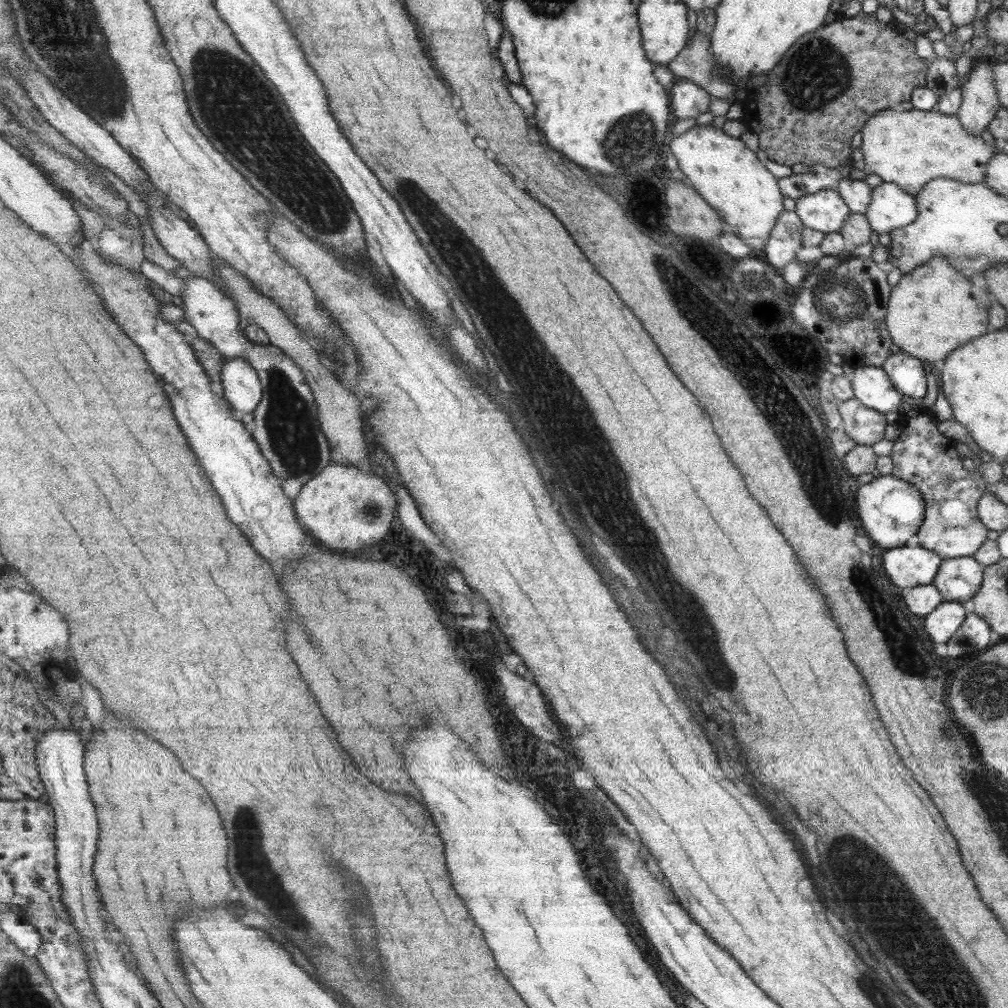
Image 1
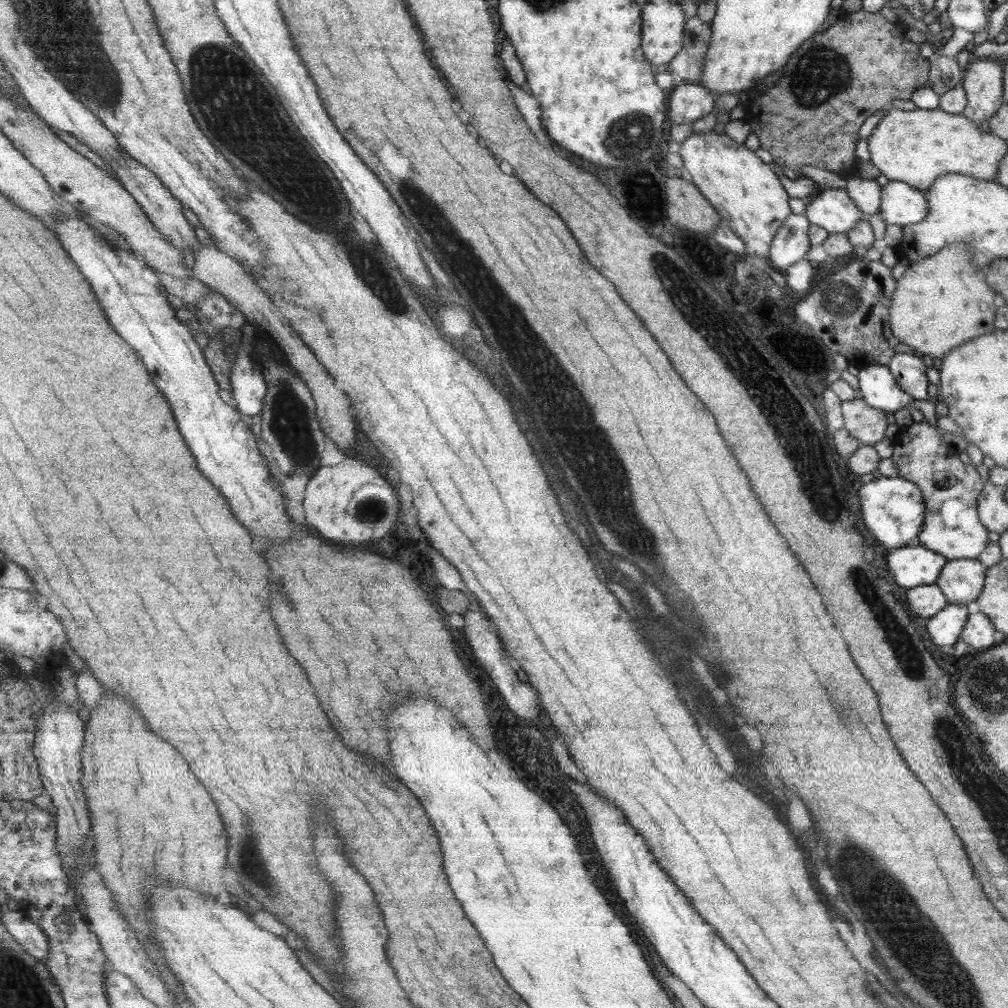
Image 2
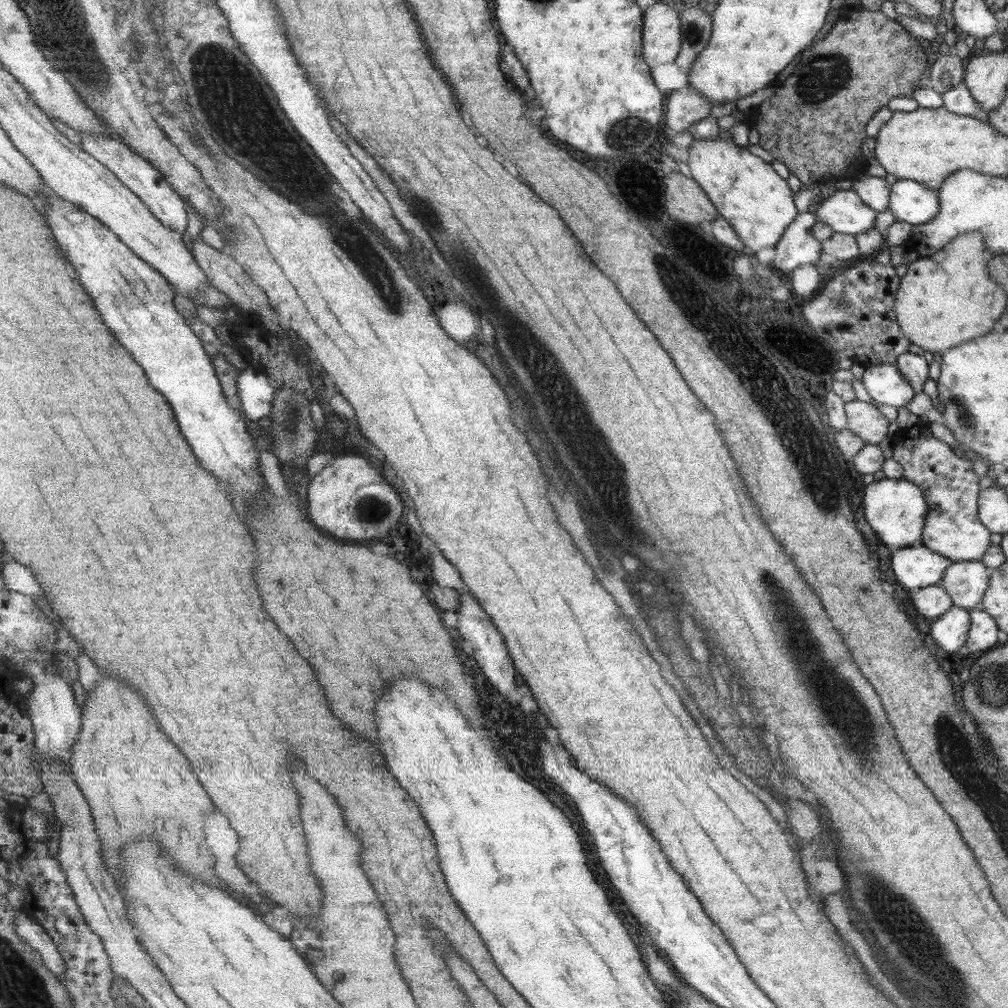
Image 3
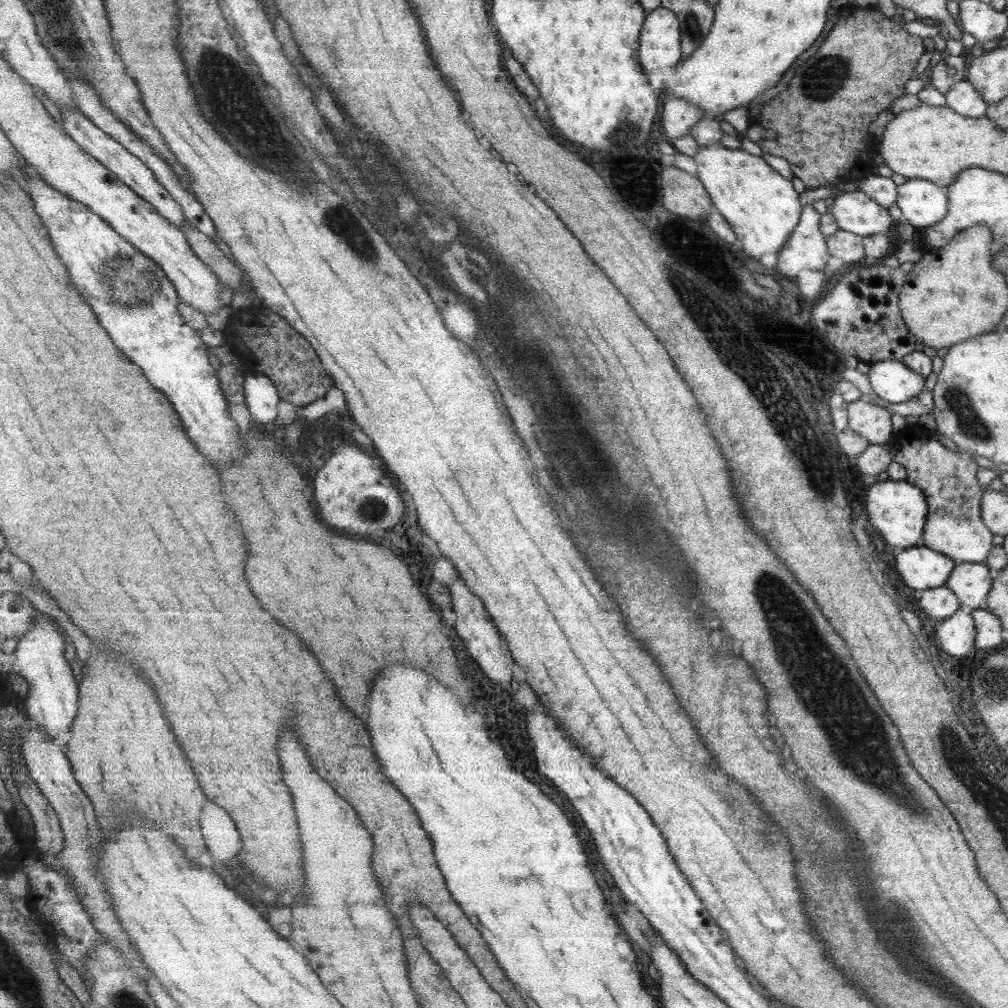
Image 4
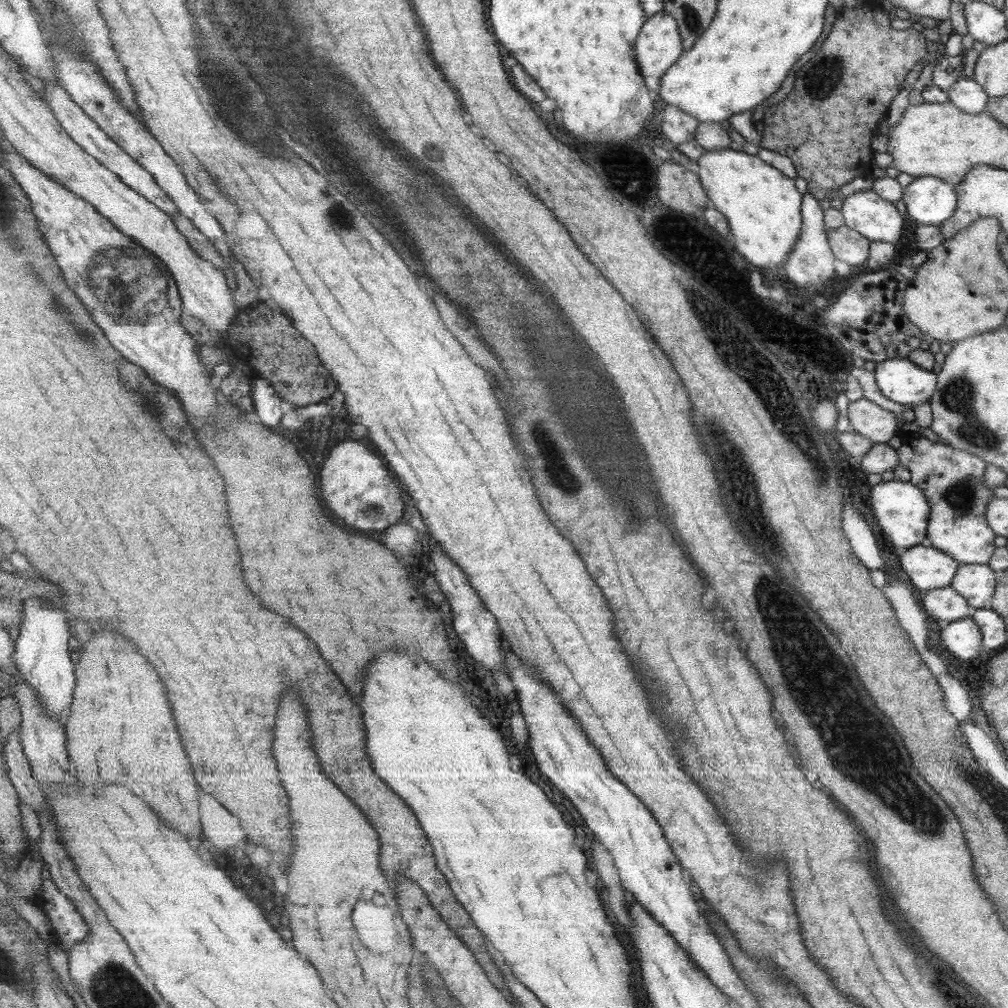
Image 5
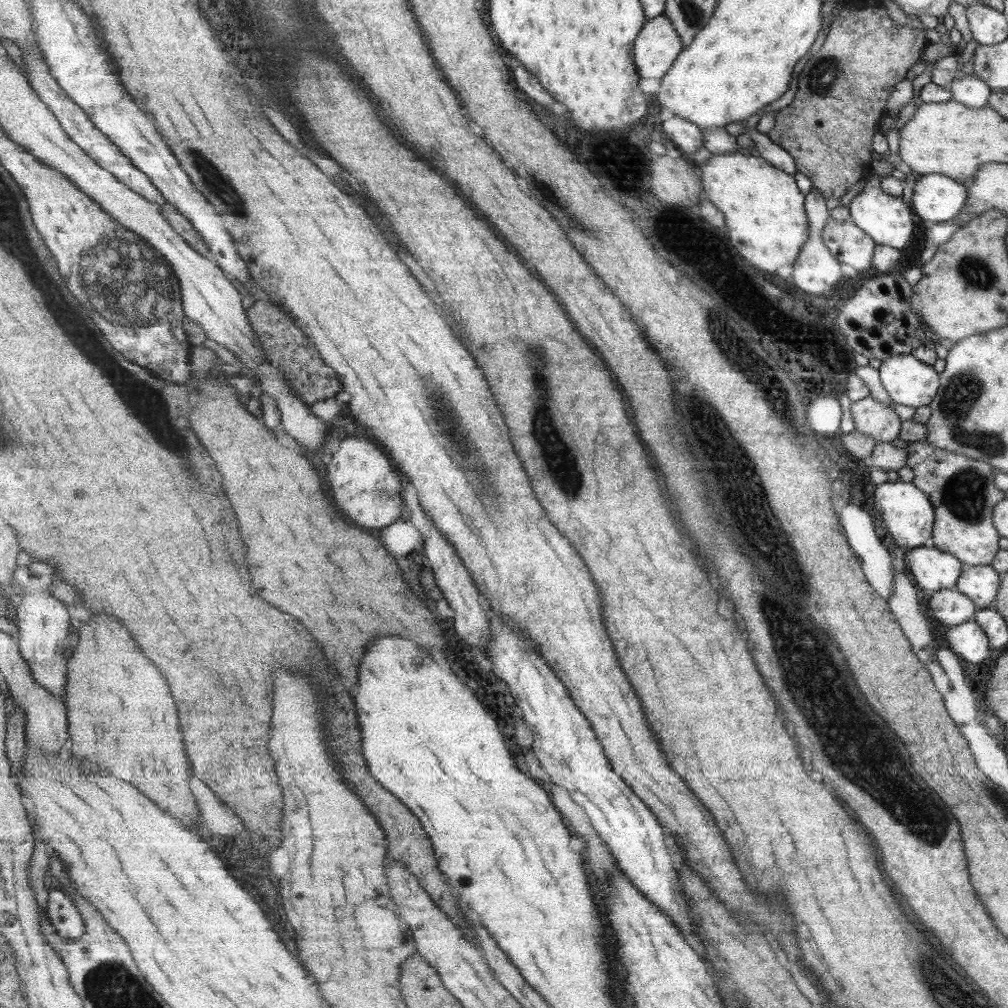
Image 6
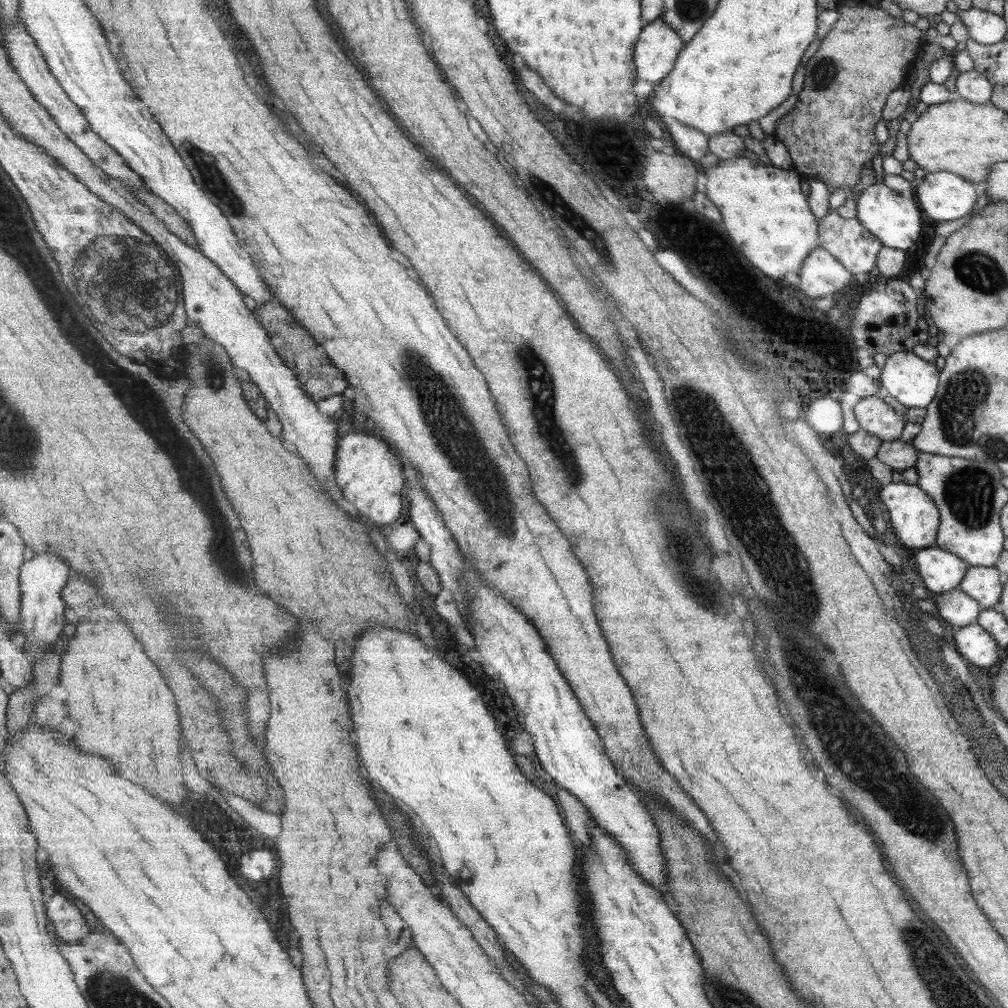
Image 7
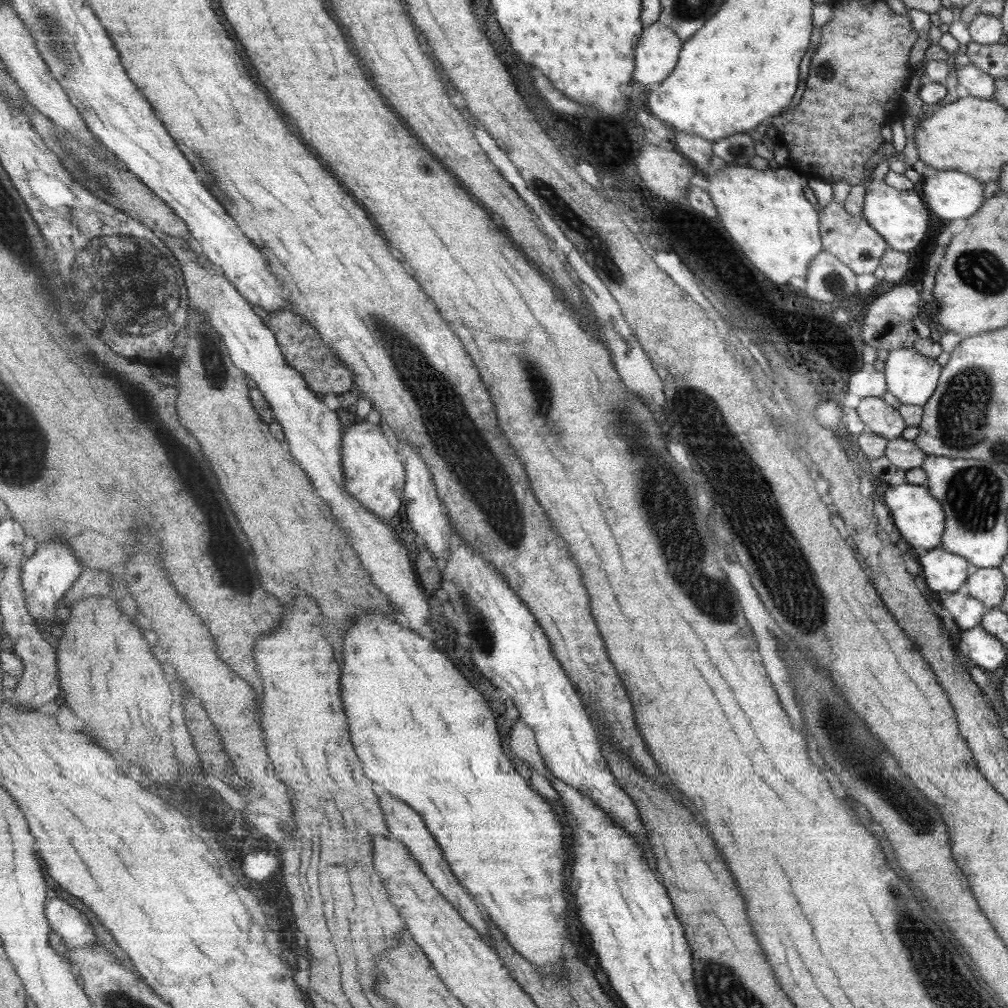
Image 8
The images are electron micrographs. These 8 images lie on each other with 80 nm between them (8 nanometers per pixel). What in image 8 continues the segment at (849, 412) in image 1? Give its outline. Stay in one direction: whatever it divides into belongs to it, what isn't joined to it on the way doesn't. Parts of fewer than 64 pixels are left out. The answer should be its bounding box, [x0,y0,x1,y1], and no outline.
[855,397,906,441]

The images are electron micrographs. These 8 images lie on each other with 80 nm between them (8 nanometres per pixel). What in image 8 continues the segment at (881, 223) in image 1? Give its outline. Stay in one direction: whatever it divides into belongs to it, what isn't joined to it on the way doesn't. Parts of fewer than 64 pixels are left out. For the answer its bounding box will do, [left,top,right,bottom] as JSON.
[921,168,984,220]

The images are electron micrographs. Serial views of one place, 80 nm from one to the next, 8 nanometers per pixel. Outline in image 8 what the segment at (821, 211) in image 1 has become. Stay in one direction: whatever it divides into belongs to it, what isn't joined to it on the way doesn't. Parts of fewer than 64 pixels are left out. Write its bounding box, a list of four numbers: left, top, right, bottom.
[861,161,927,253]

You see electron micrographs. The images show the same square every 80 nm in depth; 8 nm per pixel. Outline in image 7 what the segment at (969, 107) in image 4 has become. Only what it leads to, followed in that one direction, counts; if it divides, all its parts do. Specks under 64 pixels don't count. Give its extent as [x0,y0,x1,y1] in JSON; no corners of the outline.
[954,70,992,105]

